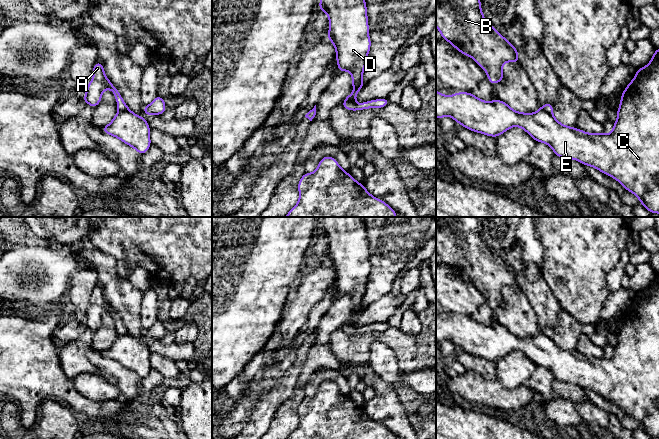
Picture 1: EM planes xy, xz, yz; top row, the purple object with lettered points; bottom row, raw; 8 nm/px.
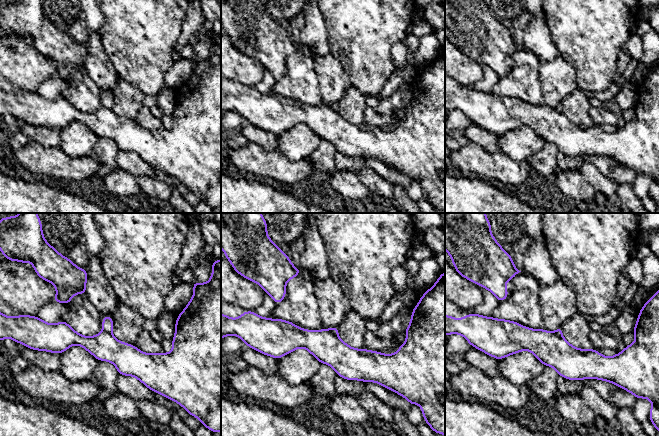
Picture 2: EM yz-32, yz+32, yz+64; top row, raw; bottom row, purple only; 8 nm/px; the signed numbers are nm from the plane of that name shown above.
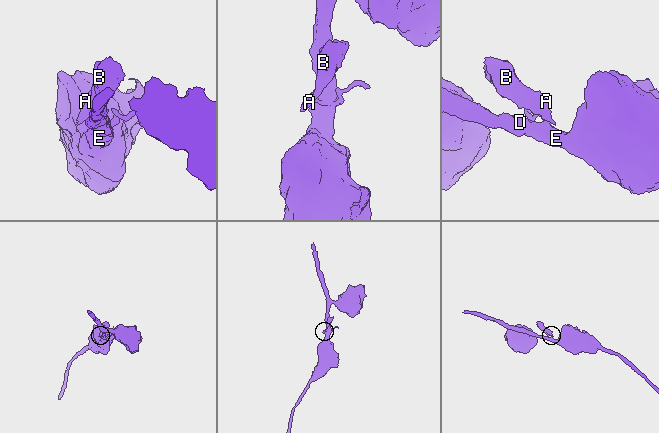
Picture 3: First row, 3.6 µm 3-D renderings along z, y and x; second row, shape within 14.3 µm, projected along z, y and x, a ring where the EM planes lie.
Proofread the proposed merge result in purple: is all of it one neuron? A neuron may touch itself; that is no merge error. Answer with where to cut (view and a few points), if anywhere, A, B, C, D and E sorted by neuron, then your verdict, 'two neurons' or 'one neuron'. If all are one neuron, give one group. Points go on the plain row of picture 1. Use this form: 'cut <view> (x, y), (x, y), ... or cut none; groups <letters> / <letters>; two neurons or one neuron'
cut yz (541, 331), (551, 338); groups A B / C D E; two neurons

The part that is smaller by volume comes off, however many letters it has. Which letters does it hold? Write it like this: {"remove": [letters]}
{"remove": ["A", "B"]}

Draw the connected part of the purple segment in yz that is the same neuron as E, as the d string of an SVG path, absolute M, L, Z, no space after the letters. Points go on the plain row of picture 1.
M655 273L647 290L635 295L634 303L629 306L621 318L620 330L616 335L617 345L613 348L613 355L610 358L587 357L578 352L563 349L542 332L535 337L517 336L499 323L486 326L468 316L457 316L446 320L436 314L436 342L439 344L444 340L449 340L462 351L496 362L508 353L518 350L536 366L549 369L556 381L577 384L583 389L594 391L614 402L626 415L631 415L650 437L659 438L659 273Z

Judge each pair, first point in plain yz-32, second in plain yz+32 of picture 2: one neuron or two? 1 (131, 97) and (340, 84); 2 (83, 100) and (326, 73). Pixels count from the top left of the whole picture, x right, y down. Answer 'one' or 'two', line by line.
1: two
2: two

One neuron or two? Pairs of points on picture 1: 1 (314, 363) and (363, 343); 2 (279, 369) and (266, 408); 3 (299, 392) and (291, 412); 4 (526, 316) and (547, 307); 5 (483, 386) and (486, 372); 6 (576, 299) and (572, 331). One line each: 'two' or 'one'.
1: two
2: two
3: one
4: two
5: two
6: two

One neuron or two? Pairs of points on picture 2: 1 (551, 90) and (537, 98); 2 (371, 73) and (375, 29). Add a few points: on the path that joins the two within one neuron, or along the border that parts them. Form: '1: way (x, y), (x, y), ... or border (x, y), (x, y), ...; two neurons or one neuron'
1: border (538, 72), (543, 104); two neurons
2: way (371, 62), (371, 40); one neuron

